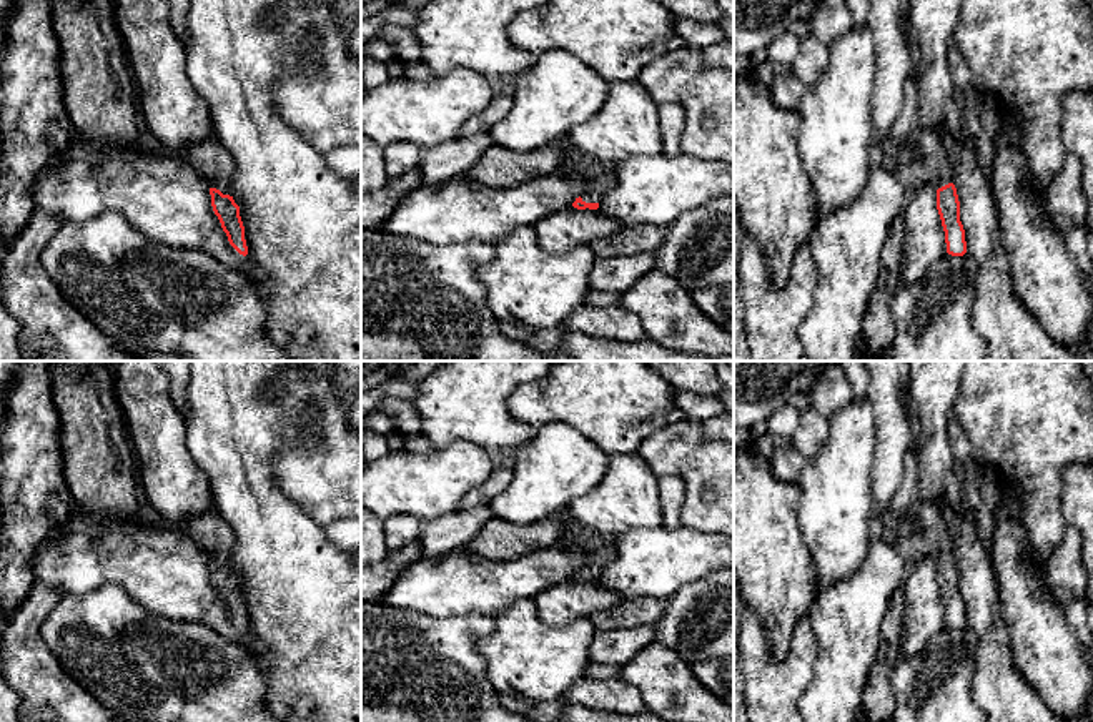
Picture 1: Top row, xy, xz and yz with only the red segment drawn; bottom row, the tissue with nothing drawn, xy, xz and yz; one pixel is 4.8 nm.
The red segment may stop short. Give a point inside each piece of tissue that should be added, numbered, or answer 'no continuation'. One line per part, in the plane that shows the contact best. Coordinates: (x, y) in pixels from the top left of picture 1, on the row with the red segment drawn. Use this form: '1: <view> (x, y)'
1: xz (599, 177)

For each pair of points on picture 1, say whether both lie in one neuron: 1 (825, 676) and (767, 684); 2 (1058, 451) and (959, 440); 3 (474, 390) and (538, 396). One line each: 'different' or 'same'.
1: different
2: different
3: different

